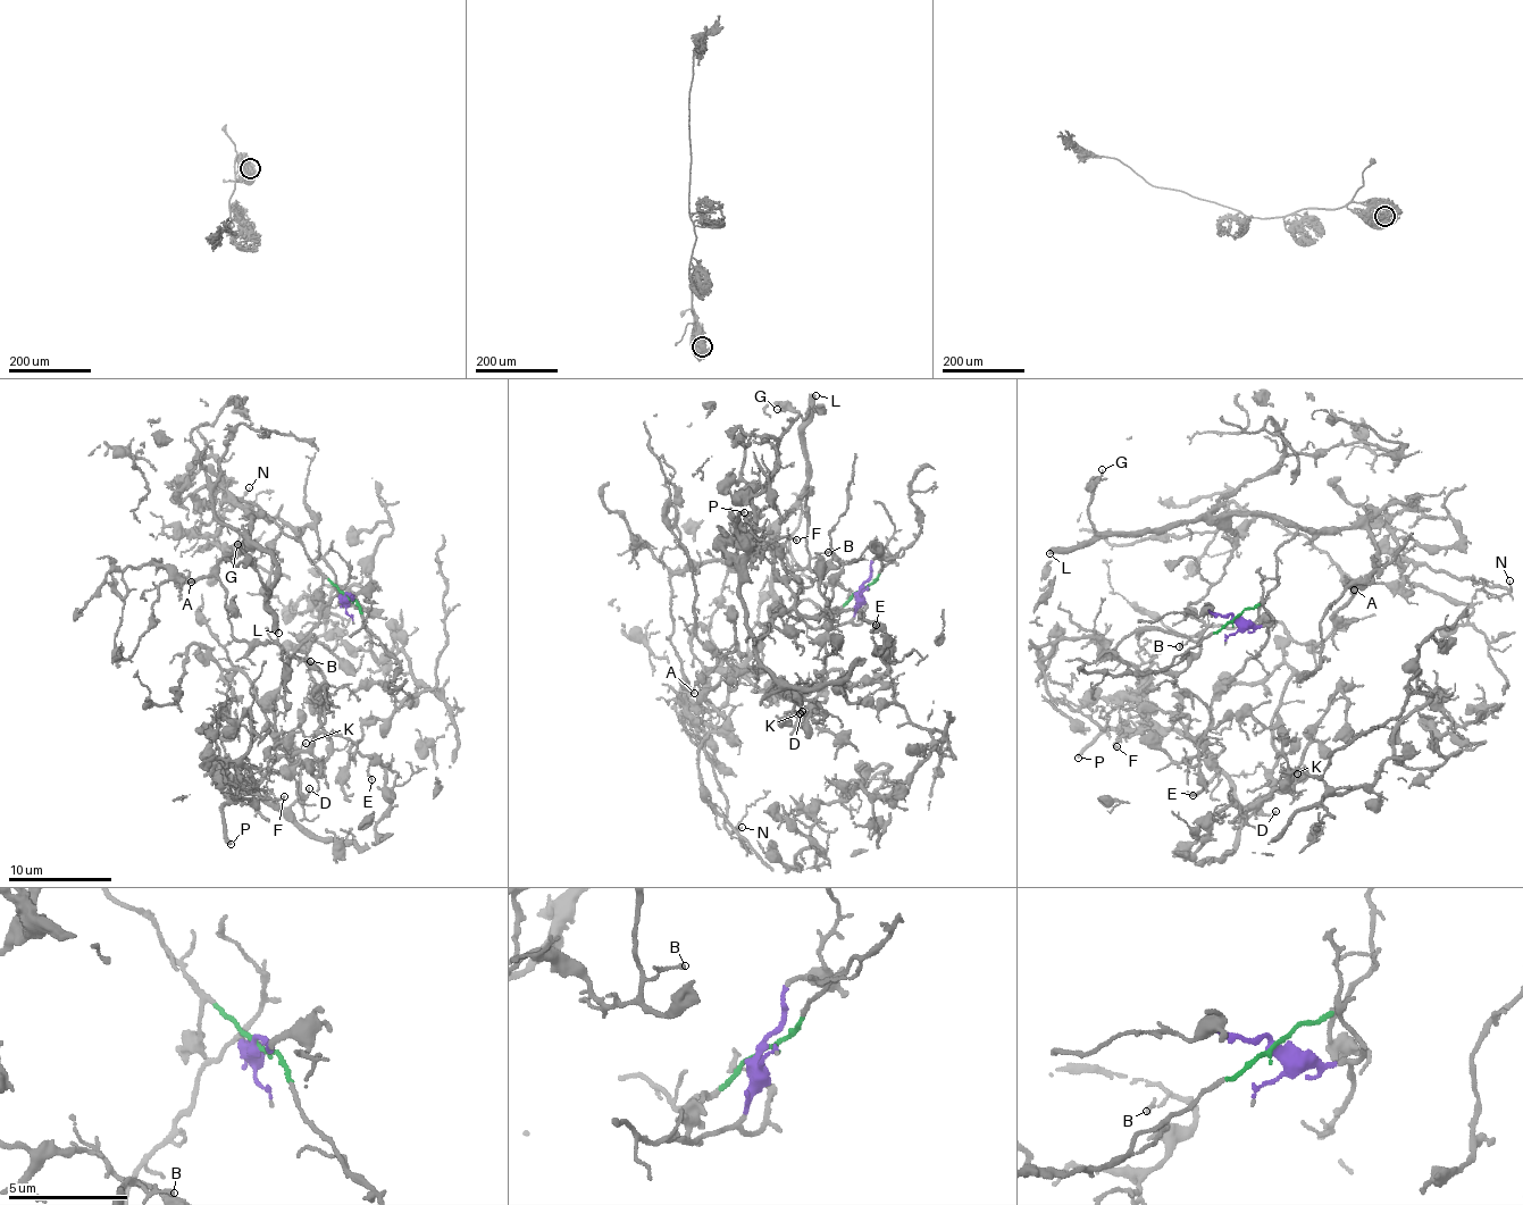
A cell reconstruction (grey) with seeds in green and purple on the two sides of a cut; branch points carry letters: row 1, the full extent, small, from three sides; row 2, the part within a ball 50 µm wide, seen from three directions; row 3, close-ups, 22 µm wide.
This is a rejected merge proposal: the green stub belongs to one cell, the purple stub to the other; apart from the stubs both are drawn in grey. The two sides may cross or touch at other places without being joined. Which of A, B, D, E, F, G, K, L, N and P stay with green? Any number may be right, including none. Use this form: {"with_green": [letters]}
{"with_green": ["A", "B", "G", "L", "N"]}

